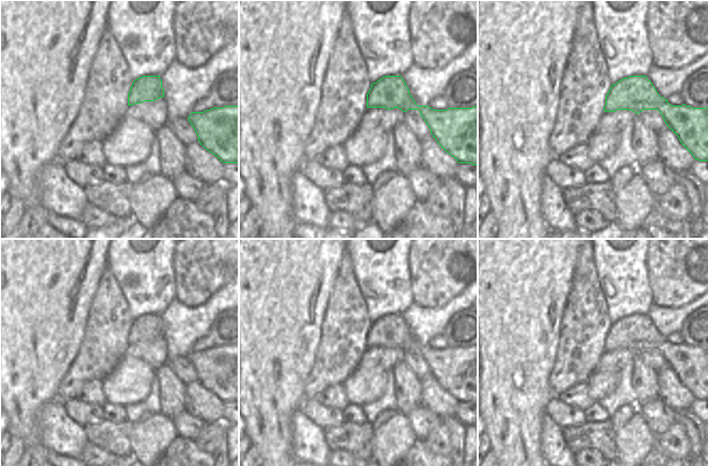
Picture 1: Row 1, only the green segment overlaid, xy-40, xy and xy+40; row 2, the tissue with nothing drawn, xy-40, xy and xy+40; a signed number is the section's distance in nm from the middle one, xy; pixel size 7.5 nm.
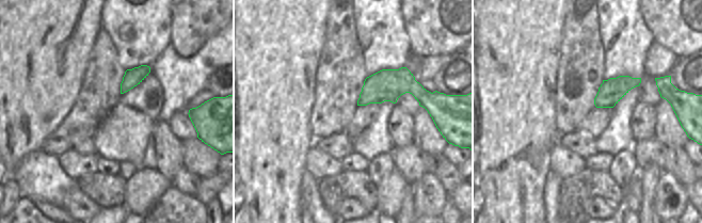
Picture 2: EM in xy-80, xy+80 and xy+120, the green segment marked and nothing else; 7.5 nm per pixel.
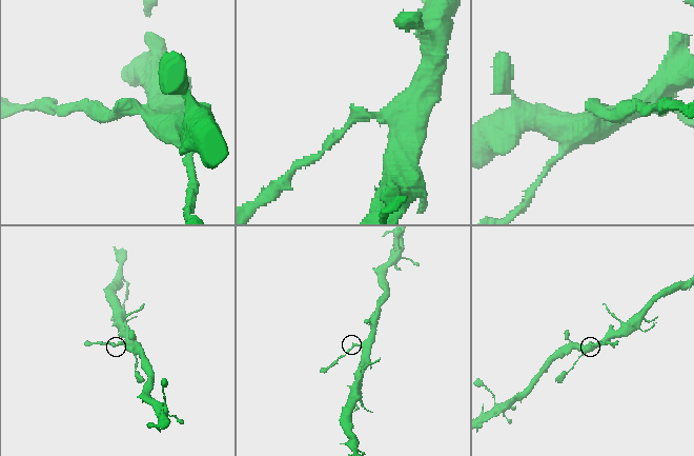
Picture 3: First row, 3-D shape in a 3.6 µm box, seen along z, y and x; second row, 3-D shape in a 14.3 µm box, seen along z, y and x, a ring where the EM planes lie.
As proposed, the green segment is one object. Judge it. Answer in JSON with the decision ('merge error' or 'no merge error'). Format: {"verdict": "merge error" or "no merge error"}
{"verdict": "merge error"}

